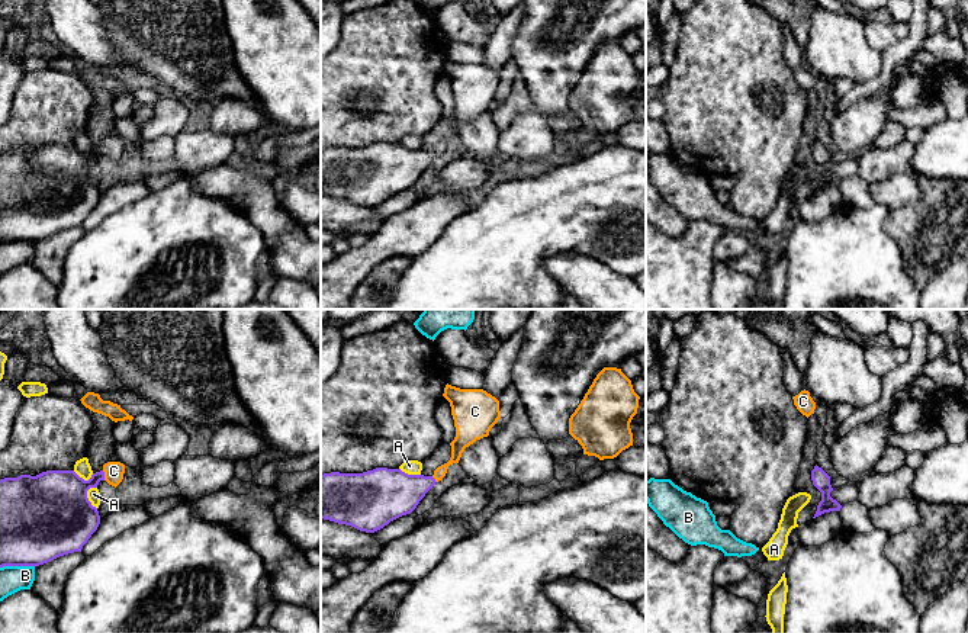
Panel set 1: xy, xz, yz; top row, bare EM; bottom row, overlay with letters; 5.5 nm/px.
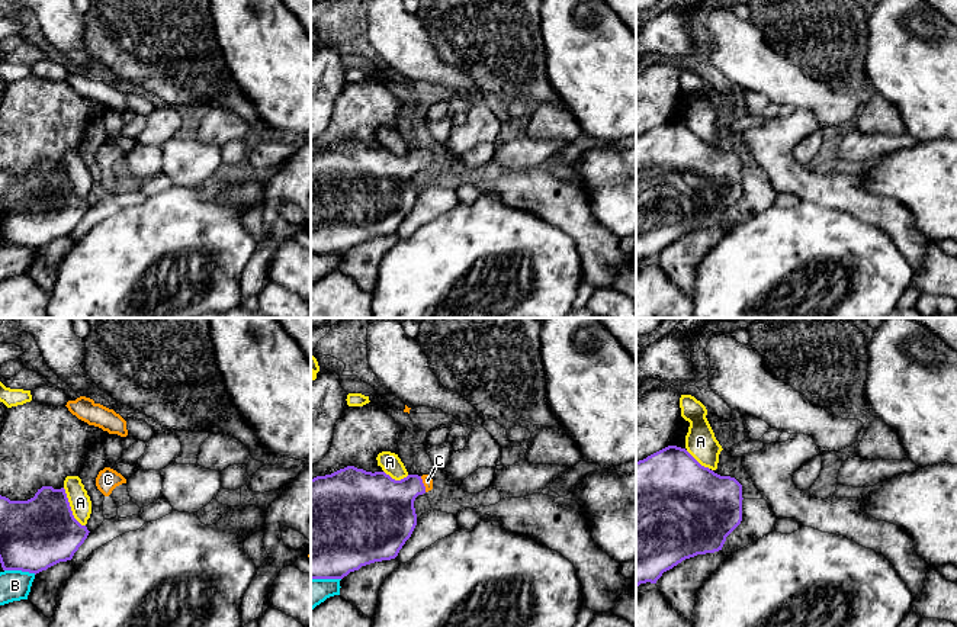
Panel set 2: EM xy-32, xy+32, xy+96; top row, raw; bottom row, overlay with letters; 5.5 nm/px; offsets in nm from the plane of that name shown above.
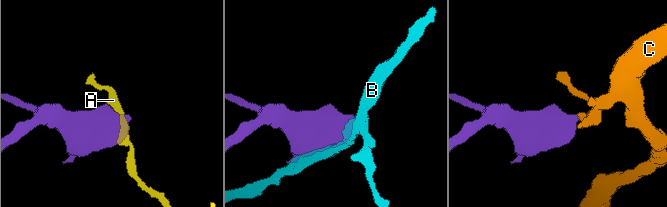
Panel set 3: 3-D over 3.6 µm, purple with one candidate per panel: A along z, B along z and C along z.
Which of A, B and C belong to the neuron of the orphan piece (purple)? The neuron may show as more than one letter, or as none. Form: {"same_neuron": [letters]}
{"same_neuron": ["C"]}

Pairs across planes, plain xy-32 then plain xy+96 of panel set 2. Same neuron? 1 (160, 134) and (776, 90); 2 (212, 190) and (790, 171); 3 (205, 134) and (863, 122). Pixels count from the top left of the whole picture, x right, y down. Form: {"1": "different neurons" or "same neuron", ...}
{"1": "different neurons", "2": "same neuron", "3": "same neuron"}

